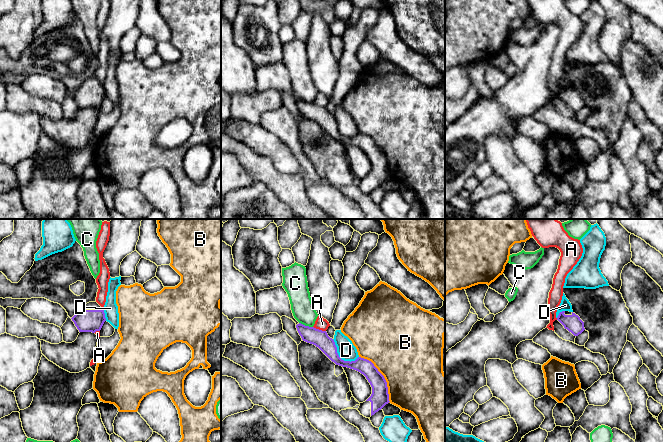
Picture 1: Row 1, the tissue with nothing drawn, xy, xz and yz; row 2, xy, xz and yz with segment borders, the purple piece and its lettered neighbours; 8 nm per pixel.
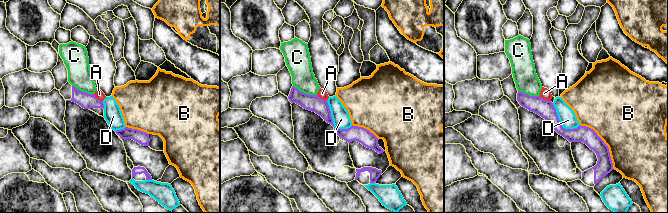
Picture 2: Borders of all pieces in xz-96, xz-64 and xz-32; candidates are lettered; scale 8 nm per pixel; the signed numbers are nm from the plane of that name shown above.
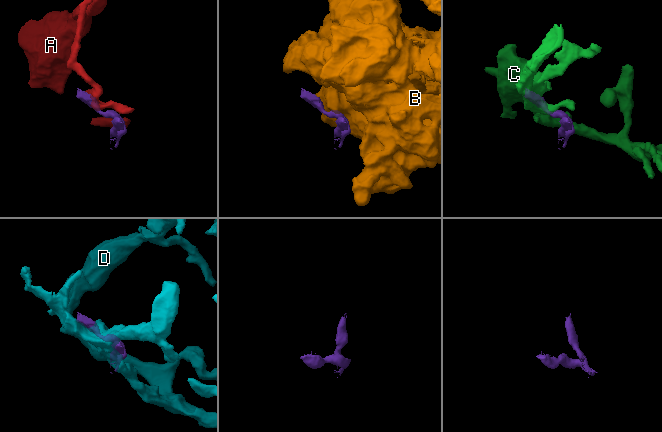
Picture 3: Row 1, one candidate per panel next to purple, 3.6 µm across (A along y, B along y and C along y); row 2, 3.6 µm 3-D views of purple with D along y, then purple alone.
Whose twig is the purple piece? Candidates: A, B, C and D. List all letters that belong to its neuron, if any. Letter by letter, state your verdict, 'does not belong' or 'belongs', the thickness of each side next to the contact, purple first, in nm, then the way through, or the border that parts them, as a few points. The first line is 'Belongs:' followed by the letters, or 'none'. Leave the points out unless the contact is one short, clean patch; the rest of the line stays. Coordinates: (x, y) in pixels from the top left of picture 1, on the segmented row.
Belongs: none
A: does not belong; 140 nm thick on the purple side, 100 nm on the other; border along xz (313, 326), (325, 331)
B: does not belong; 150 nm thick on the purple side, 500 nm on the other; border along xz (359, 356), (368, 359), (383, 376), (386, 382), (389, 402)
C: does not belong; 140 nm thick on the purple side, 180 nm on the other; border along xz (299, 322), (312, 327)
D: does not belong; 140 nm thick on the purple side, 150 nm on the other

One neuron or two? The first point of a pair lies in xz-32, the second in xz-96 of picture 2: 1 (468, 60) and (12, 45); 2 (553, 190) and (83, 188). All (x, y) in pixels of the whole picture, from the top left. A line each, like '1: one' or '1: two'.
1: one
2: two

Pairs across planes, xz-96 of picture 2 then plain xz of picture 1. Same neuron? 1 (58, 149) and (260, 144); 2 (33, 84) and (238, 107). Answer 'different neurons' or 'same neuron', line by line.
1: same neuron
2: same neuron

